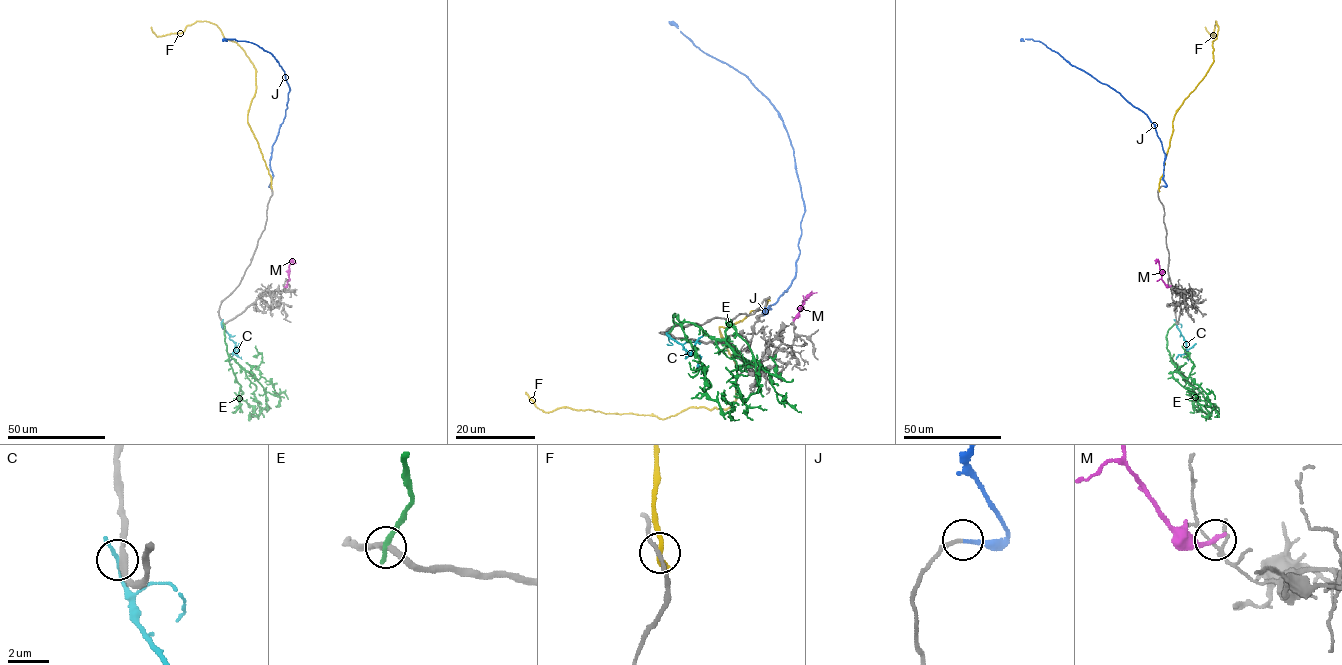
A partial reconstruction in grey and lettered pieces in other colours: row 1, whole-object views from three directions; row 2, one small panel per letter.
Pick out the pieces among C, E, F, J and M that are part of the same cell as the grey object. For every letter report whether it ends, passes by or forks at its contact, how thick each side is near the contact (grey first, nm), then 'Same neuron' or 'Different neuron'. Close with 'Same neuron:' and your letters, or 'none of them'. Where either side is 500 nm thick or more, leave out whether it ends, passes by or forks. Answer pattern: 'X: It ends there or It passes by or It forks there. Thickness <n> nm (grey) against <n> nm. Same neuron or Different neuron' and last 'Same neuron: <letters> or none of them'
C: It passes by. Thickness 320 nm (grey) against 180 nm. Different neuron
E: It ends there. Thickness 320 nm (grey) against 280 nm. Different neuron
F: It ends there. Thickness 170 nm (grey) against 300 nm. Different neuron
J: It ends there. Thickness 160 nm (grey) against 160 nm. Same neuron
M: It ends there. Thickness 110 nm (grey) against 240 nm. Different neuron
Same neuron: J

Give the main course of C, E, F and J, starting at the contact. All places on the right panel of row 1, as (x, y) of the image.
C: (1175, 321), (1186, 344), (1186, 353), (1176, 359)
E: (1176, 323), (1166, 336), (1167, 349), (1178, 370), (1172, 376), (1195, 395), (1208, 411), (1206, 417), (1203, 415)
F: (1158, 189), (1173, 118), (1213, 60), (1212, 42), (1218, 26), (1216, 21), (1215, 36), (1205, 27)
J: (1162, 186), (1166, 185), (1163, 178), (1165, 153), (1148, 116), (1113, 89), (1071, 65), (1040, 41), (1020, 41)

